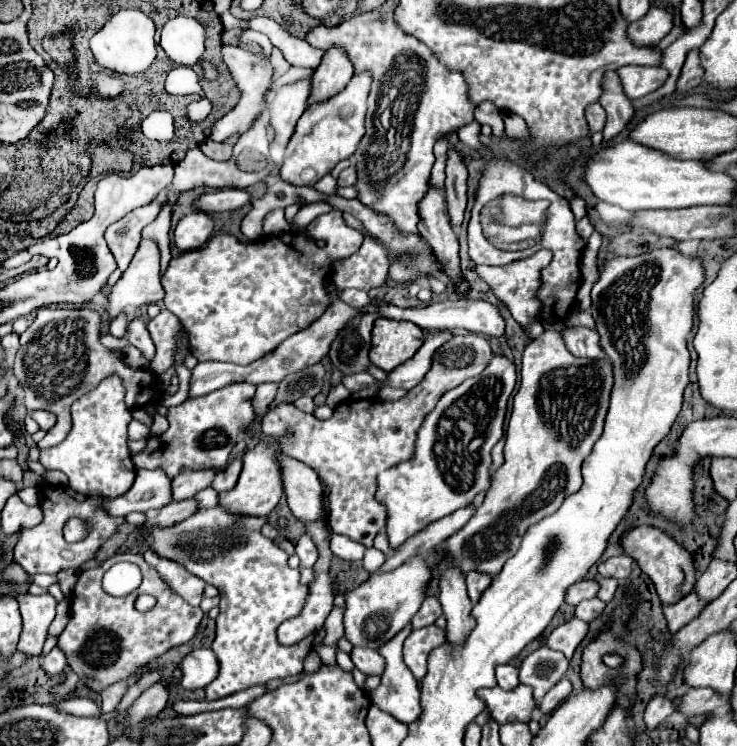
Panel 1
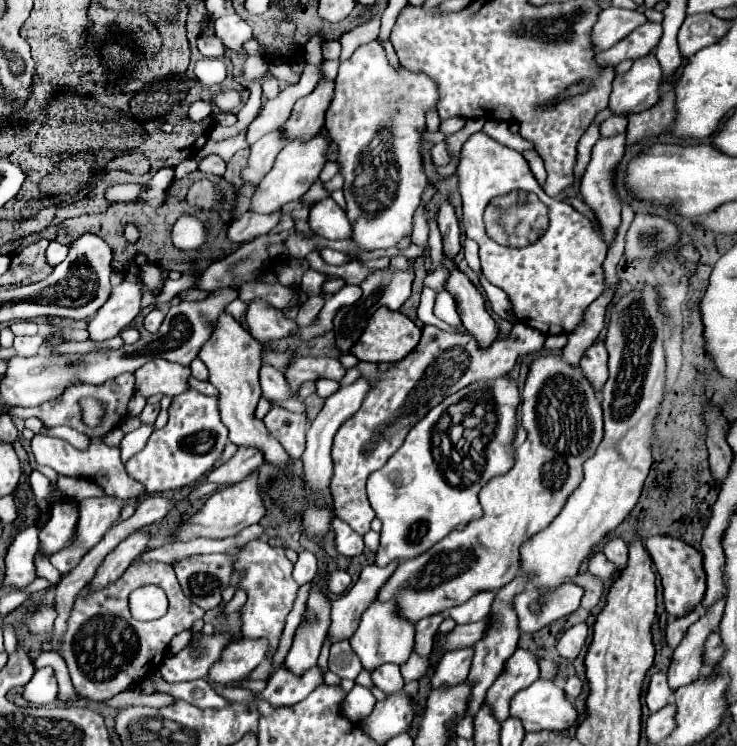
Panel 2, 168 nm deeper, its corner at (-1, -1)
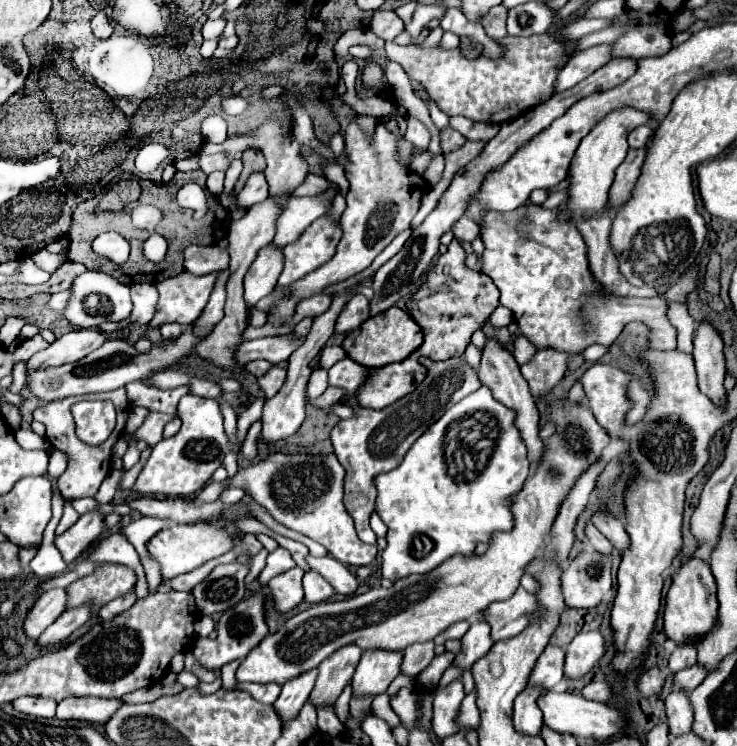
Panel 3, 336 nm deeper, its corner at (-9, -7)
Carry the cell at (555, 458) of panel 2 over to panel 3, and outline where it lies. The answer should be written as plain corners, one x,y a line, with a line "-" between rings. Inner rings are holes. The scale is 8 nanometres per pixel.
560,404
552,414
556,432
550,438
542,462
532,470
524,488
512,498
514,530
498,532
492,536
490,548
484,556
454,556
434,568
430,574
408,576
394,582
392,588
374,588
366,594
314,604
304,612
294,614
284,626
268,634
240,664
236,672
238,682
276,682
286,684
314,670
322,660
334,654
346,644
358,644
368,650
398,650
414,642
434,640
450,624
460,620
474,620
478,612
486,610
492,602
508,600
520,586
526,564
542,550
550,538
558,506
574,480
600,458
602,448
610,442
610,436
594,420
592,410
586,404

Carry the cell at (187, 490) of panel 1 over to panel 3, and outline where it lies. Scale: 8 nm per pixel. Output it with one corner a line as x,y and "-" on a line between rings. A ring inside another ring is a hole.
54,588
44,592
24,620
24,632
30,640
36,640
64,610
66,606
66,590

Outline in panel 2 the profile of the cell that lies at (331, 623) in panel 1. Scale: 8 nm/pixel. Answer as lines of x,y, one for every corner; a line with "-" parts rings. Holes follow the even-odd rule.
348,640
332,644
330,658
328,658
328,668
334,674
338,674
340,678
354,680
358,676
358,672
362,670
362,664
358,662
358,654
354,654
354,650
352,650

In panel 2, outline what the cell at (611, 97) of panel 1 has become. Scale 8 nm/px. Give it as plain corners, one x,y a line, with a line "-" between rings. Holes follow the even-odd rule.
626,132
616,134
614,138
600,138
592,148
592,160
582,176
582,182
580,182
580,198
596,212
602,236
608,244
612,244
616,228
620,224
620,202
616,200
614,188
612,188
612,172
624,154
624,146
626,146

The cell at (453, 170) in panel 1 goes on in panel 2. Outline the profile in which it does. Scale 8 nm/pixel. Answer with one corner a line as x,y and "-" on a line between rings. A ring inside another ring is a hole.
444,198
440,202
438,226
442,232
442,240
444,240
444,254
454,258
460,250
460,224
458,224
458,218
456,218
450,198

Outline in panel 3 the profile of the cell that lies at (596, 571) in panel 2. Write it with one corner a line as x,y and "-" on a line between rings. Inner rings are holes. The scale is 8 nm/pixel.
588,520
586,522
586,538
588,538
588,542
590,542
590,546
594,548
594,550
598,550
598,552
602,552
602,554
610,554
612,552
612,544
610,544
610,540
606,540
606,536
602,536
600,532
598,532
598,528

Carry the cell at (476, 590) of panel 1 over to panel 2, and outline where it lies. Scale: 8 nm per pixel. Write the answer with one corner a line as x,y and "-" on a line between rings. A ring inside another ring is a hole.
482,592
482,594
474,594
474,598
470,598
468,602
464,602
464,606
458,608
450,608
448,616
456,620
456,624
470,624
470,622
478,622
482,618
488,616
492,600
494,600
494,592

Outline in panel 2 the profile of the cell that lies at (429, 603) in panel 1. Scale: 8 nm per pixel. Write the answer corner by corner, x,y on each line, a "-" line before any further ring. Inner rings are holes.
432,614
432,616
422,618
422,620
416,624
416,646
414,646
414,648
418,650
418,654
428,654
428,652
430,652
434,634
438,632
438,626
440,626
440,622
442,622
444,618
446,618
444,614

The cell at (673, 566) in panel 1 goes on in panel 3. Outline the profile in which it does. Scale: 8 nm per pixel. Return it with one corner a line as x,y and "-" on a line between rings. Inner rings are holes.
688,558
674,574
674,582
666,594
664,608
664,632
674,644
686,644
686,640
700,640
718,622
718,600
716,584
710,566
700,558

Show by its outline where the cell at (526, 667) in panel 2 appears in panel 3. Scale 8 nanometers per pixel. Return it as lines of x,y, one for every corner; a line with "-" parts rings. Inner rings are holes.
554,644
546,646
530,676
530,684
540,684
542,688
552,690
552,686
564,678
564,656
564,648

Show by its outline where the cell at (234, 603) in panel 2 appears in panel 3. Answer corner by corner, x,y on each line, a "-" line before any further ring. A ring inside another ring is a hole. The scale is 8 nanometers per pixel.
278,546
274,552
270,552
268,562
266,562
266,568
260,572
258,580
260,580
260,584
262,584
262,586
266,586
266,584
268,584
268,580
270,580
274,574
282,574
282,572
286,572
286,570
294,568
294,566
296,566
296,564
294,564
294,560
292,560
290,552
288,552
286,548

